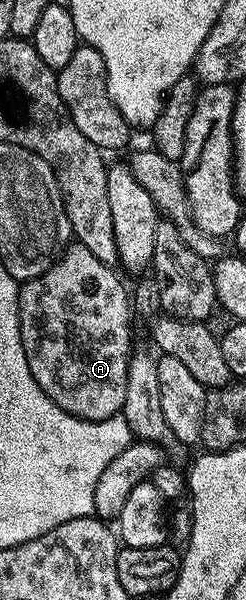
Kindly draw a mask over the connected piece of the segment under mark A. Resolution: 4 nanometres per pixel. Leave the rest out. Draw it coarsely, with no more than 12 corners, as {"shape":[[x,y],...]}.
{"shape":[[69,244],[17,291],[27,368],[63,412],[120,414],[131,298]]}

